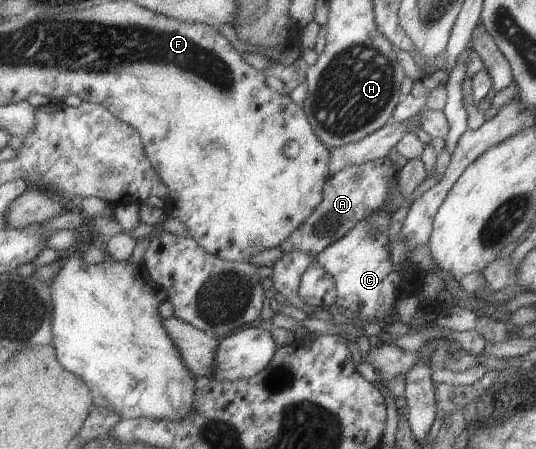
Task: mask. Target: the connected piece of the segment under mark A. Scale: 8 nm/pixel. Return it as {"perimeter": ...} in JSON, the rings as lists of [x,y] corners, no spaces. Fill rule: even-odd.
{"perimeter":[[[379,157],[336,172],[324,182],[321,200],[317,206],[291,231],[288,238],[280,242],[279,248],[283,253],[291,250],[314,255],[341,238],[358,220],[369,217],[372,212],[383,211],[391,214],[383,210],[383,204],[387,194],[387,181],[389,178],[396,181],[397,170],[399,169],[391,166],[387,157]]]}

